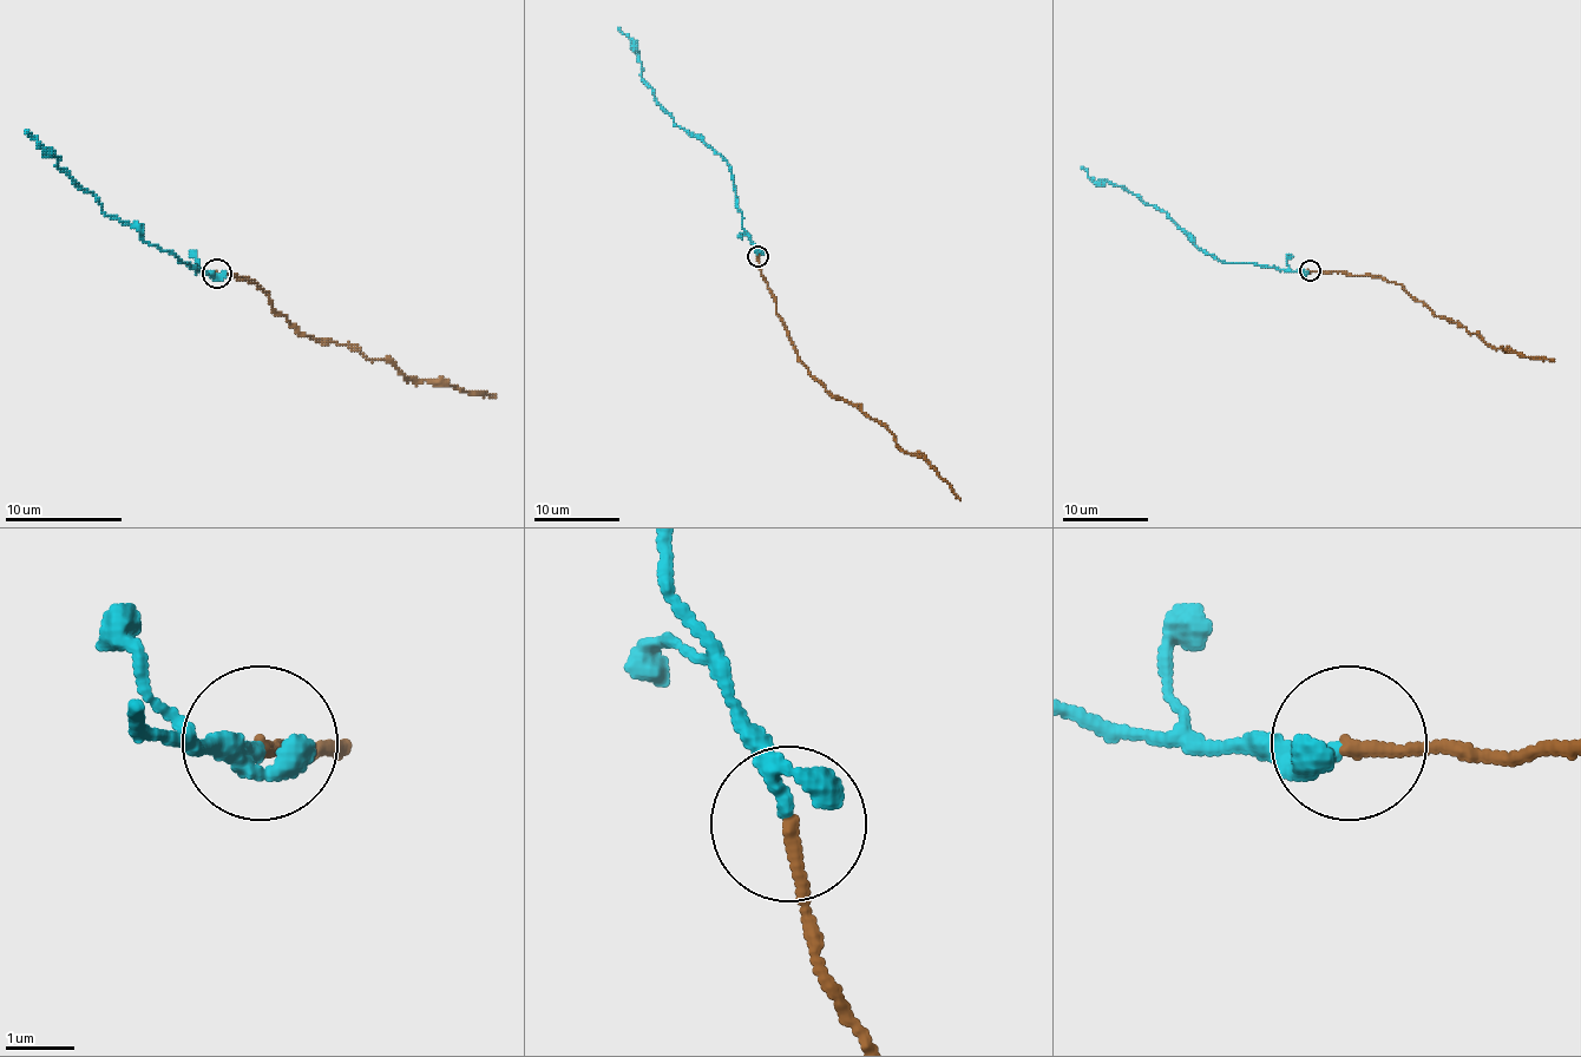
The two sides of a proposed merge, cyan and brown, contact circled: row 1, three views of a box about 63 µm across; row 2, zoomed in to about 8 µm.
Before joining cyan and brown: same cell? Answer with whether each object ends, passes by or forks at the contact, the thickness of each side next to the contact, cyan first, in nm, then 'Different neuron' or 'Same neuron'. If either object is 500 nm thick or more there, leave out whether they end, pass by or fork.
At the ring cyan passes by. At the ring brown ends. Thickness 190 nm (cyan) against 200 nm. Same neuron

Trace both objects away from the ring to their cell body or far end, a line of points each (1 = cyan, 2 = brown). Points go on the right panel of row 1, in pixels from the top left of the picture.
1: (1307, 271), (1218, 261), (1201, 250), (1165, 211), (1145, 205), (1120, 185), (1094, 182), (1081, 166)
2: (1310, 271), (1378, 275), (1399, 284), (1436, 316), (1460, 322), (1490, 346), (1554, 361)

